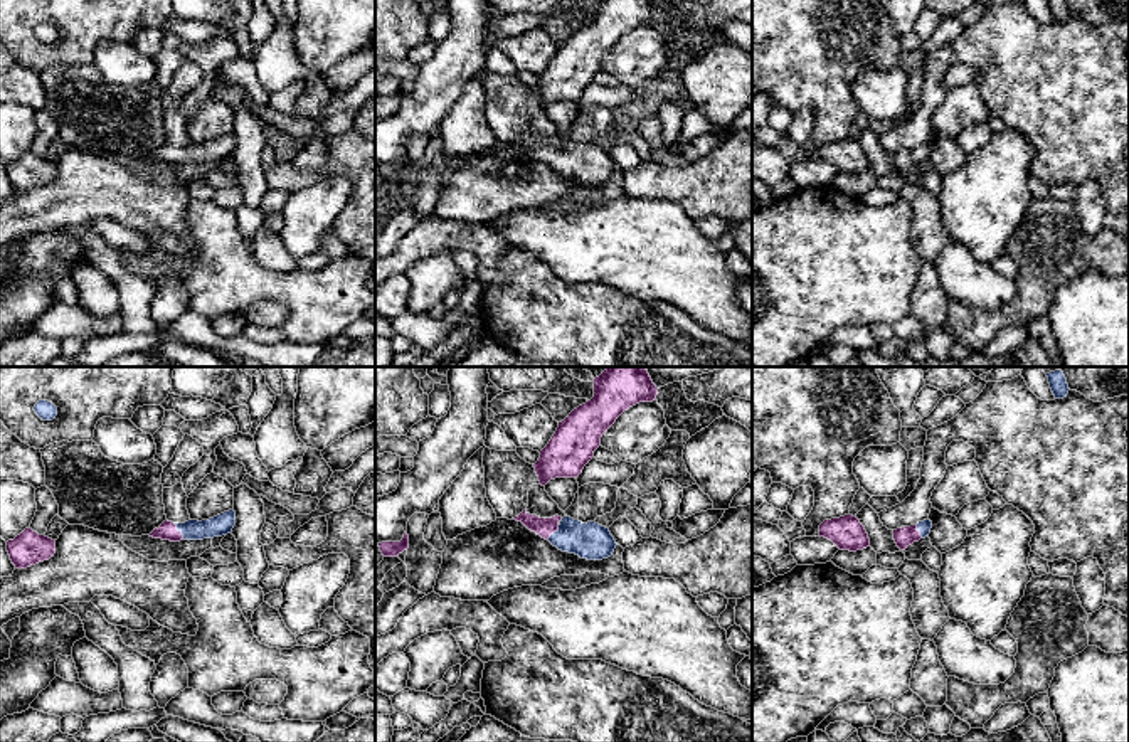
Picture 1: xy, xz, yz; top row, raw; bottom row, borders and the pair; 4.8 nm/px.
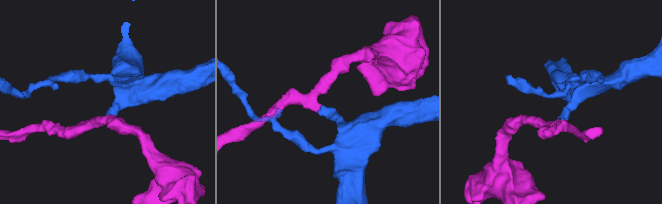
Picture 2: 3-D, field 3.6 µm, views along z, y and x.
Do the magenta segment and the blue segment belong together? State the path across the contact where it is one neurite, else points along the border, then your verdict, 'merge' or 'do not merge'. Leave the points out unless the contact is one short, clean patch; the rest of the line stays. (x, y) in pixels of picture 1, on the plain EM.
across xy (167, 153), (179, 155), (202, 153), (222, 147) | merge

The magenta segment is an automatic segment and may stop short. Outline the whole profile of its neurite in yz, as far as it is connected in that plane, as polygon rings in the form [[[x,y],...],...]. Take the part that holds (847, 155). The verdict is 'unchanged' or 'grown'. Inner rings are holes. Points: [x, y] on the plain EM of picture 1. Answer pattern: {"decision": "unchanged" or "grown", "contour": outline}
{"decision": "unchanged", "contour": [[[853,138],[824,143],[819,148],[819,160],[831,163],[840,173],[863,173],[870,170],[865,150]]]}

